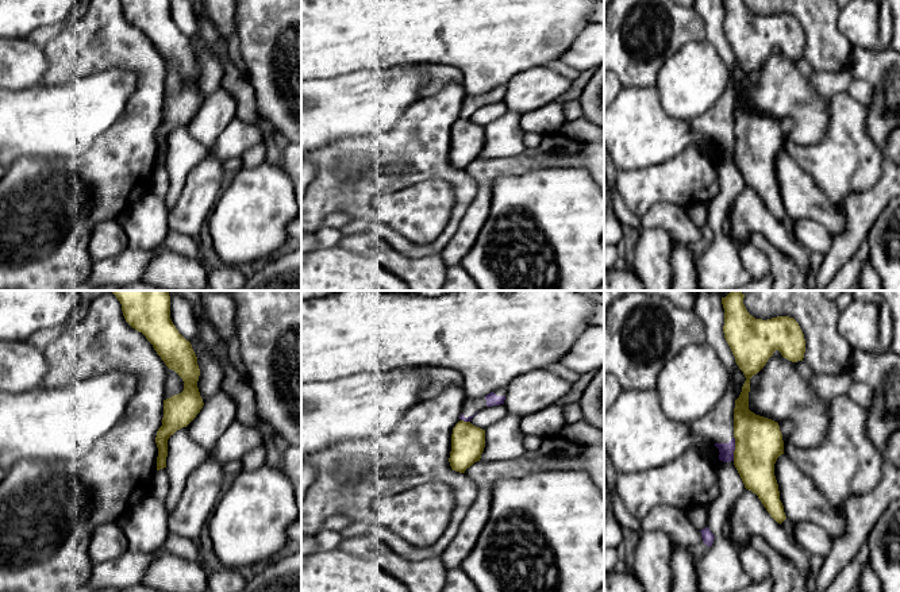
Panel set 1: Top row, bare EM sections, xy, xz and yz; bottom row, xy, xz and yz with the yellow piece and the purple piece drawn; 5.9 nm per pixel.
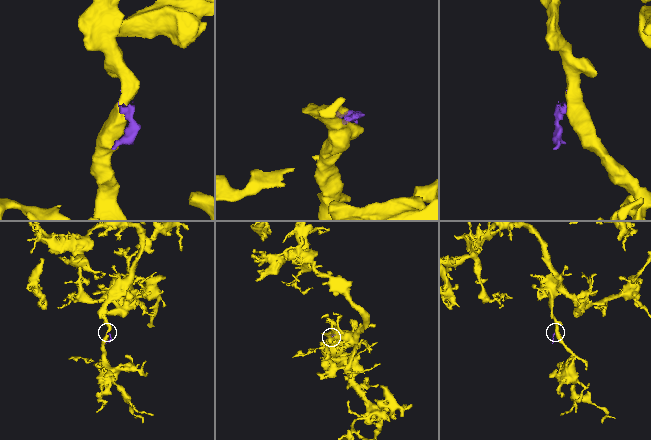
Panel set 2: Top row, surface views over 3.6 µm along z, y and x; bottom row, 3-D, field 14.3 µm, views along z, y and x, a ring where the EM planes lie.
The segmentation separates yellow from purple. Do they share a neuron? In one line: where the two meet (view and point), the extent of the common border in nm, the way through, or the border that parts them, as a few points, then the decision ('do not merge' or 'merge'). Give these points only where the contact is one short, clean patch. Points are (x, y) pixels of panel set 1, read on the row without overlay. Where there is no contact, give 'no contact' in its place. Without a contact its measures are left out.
meets yellow in yz at (735, 146); contact 140 nm long; do not merge

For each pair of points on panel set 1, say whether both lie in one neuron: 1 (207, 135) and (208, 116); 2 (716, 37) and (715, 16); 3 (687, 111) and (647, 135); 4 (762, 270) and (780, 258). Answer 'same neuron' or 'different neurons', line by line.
1: same neuron
2: same neuron
3: different neurons
4: different neurons

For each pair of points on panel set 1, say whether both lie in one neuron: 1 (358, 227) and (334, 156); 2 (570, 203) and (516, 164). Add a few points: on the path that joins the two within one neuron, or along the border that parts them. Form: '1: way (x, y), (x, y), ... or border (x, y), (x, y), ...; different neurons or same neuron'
1: border (353, 218), (361, 218), (373, 223); different neurons
2: border (558, 168), (500, 175), (496, 179); different neurons

